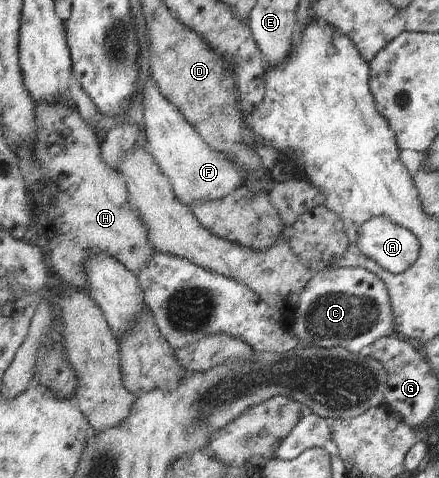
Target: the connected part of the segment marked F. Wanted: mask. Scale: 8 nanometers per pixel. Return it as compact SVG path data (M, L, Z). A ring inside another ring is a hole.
M151 78L142 83L139 100L144 122L143 134L146 138L145 150L152 155L156 165L168 178L179 202L189 207L195 201L217 200L242 186L244 174L248 171L243 171L220 152L211 150L180 111L160 93L159 87Z

